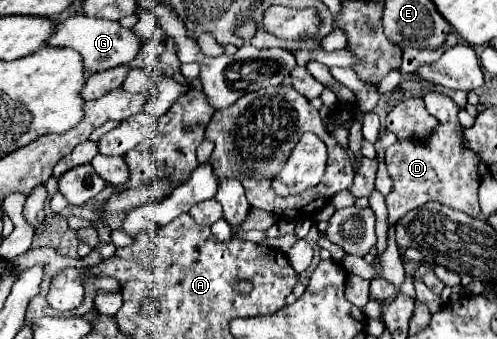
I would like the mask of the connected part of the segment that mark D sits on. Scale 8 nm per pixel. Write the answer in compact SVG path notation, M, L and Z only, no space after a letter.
M438 91L426 93L424 103L426 109L432 111L432 115L438 119L438 127L422 141L410 138L398 140L386 150L386 167L394 181L392 193L386 197L388 219L390 223L396 223L404 213L428 201L438 201L446 207L478 217L480 215L480 207L478 207L480 157L472 149L464 147L464 139L462 139L464 129L458 123L460 107L448 95Z

